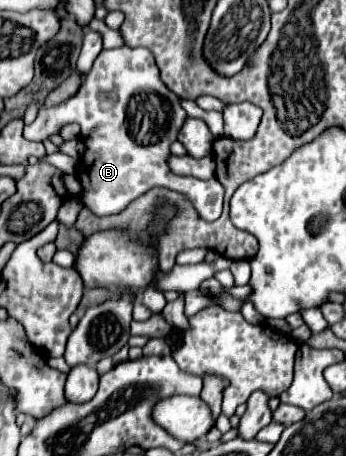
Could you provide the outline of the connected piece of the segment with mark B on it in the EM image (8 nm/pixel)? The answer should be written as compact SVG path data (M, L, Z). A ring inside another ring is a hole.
M123 46L117 50L103 50L95 58L93 68L85 74L79 92L55 108L41 108L37 120L24 127L23 135L45 140L51 134L57 134L63 124L75 122L81 126L85 152L77 170L81 182L77 198L95 212L95 216L119 214L147 190L159 186L183 194L197 214L211 222L217 220L223 210L225 188L219 180L177 176L167 166L167 156L171 154L169 146L177 140L185 116L179 96L161 82L151 52L147 48Z

